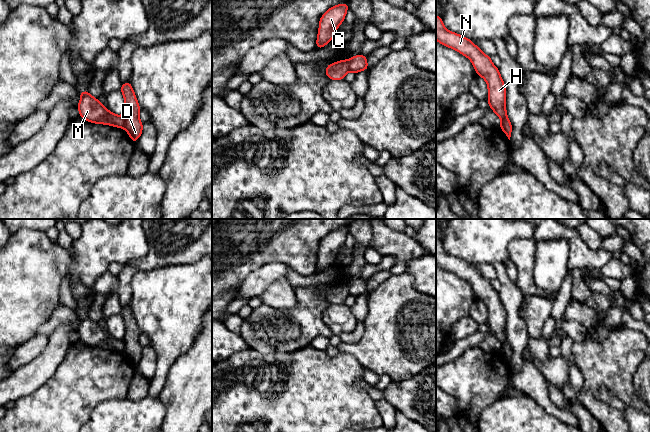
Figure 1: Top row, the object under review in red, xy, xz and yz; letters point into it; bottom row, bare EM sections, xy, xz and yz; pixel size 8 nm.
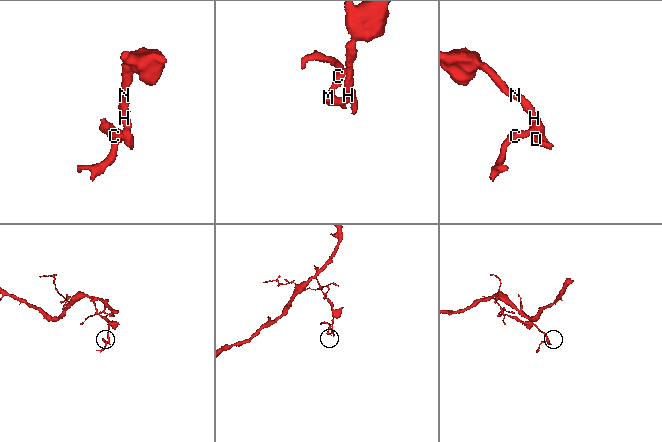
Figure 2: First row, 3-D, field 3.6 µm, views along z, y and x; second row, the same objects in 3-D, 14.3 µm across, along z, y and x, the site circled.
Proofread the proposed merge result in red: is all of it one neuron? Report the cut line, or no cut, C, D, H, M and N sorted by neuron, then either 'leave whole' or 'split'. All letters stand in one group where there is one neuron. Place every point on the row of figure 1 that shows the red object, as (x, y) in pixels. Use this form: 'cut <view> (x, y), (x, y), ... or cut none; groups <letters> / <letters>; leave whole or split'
cut xy (122, 116), (124, 127); groups C M / D H N; split

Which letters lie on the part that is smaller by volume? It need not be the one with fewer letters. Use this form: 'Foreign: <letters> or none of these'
Foreign: C, M

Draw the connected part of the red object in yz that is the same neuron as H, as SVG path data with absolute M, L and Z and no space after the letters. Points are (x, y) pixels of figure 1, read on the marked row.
M436 15L436 40L443 46L453 48L462 55L468 57L478 76L485 79L488 84L489 107L501 119L501 128L510 140L512 125L506 114L506 87L500 76L499 68L496 68L491 57L484 54L471 40L457 33L448 31L440 16Z

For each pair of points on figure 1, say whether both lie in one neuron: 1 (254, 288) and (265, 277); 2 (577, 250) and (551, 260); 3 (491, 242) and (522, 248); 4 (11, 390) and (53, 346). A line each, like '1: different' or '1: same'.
1: same
2: different
3: different
4: same

